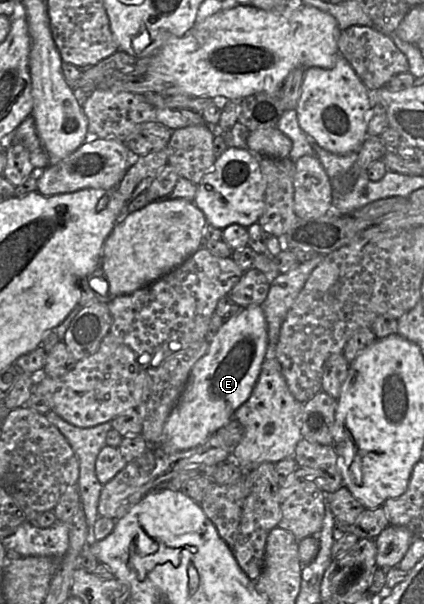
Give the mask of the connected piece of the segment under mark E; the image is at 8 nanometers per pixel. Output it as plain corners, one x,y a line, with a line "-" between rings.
260,305
248,306
237,315
225,321
214,339
209,343
206,354
192,367
185,388
165,422
162,442
159,445
151,446
159,446
164,453
175,453
192,449
203,444
218,429
226,426
233,418
234,412
250,397
260,375
267,345
267,322

